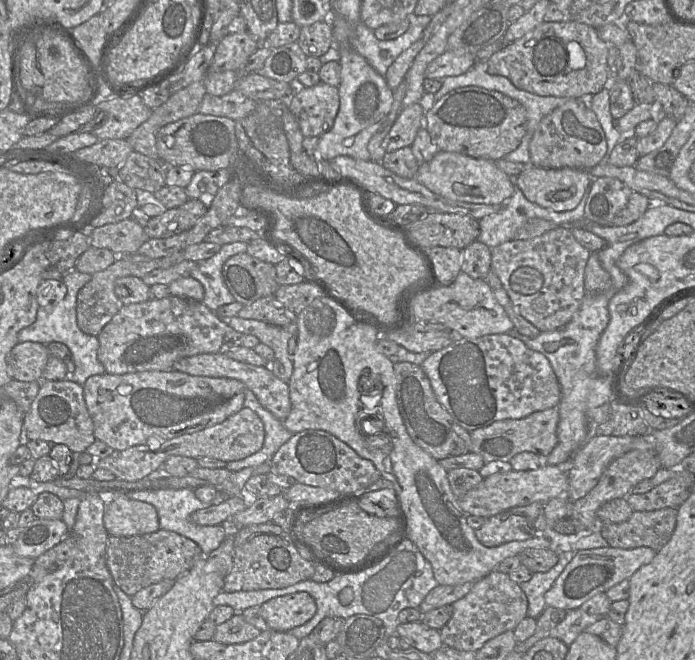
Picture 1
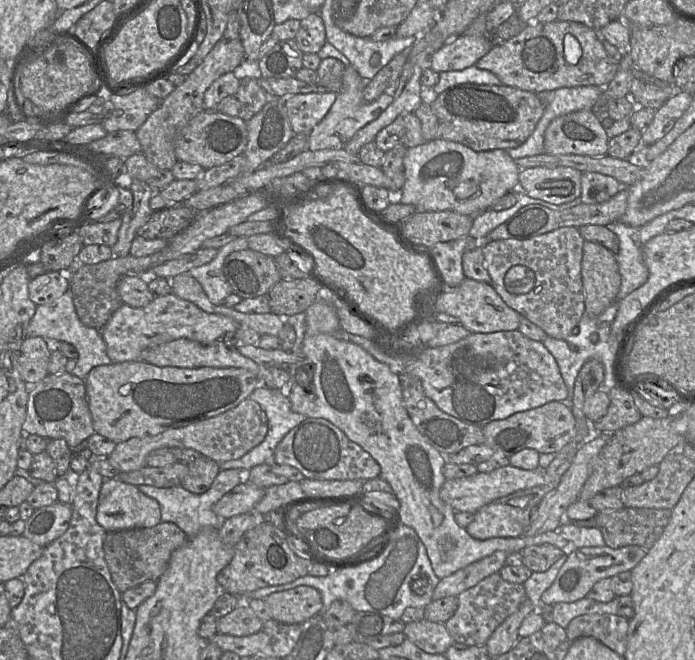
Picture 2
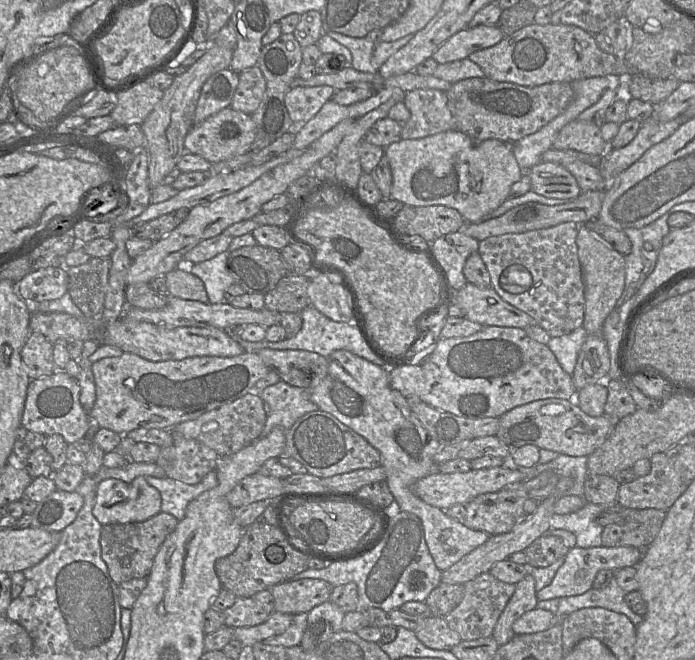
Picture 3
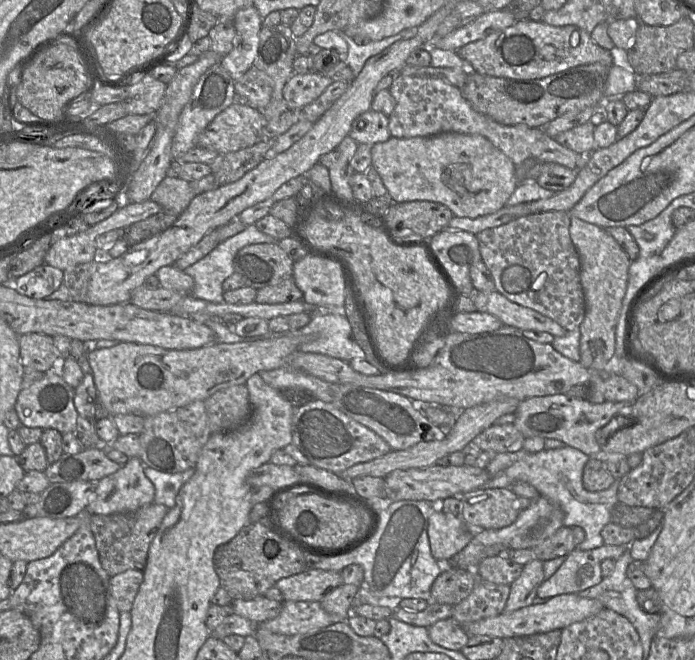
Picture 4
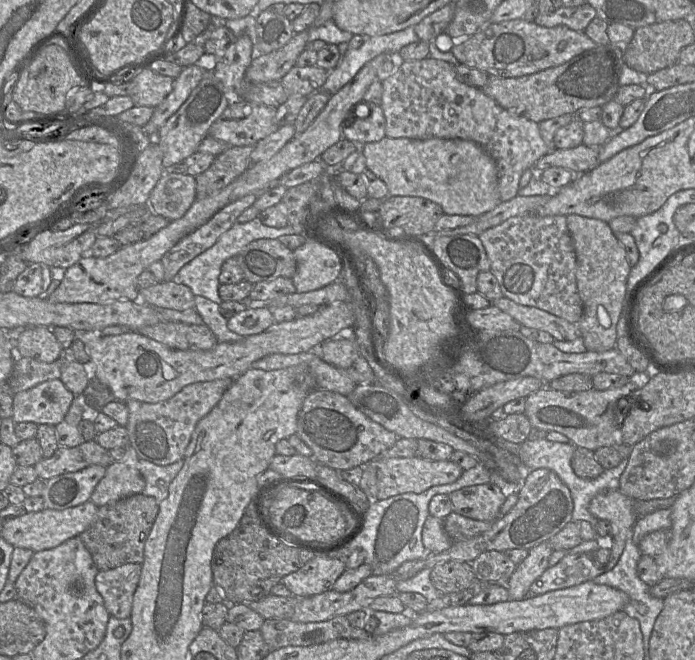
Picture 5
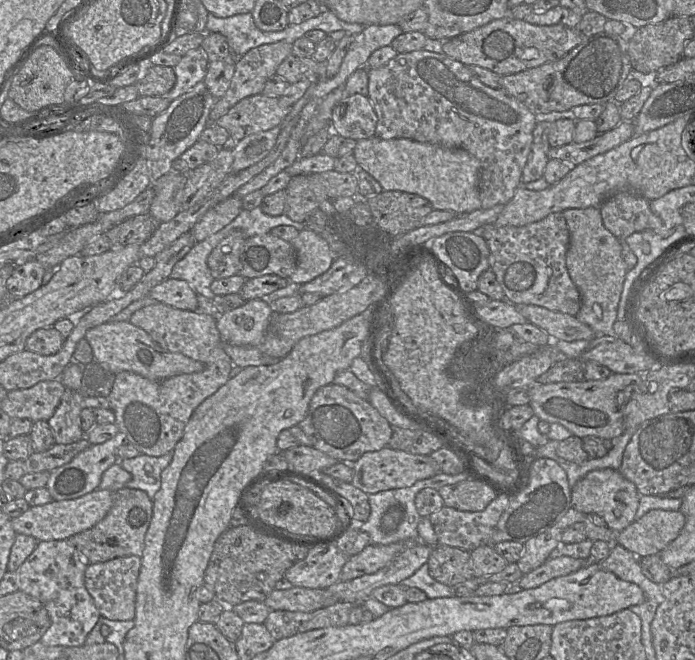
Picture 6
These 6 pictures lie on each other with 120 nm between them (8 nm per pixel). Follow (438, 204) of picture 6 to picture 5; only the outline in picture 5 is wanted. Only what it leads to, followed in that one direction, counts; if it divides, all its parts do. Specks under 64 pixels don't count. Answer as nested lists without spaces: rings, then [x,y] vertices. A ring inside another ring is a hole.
[[[384,137],[361,146],[367,169],[387,186],[390,196],[422,197],[439,204],[448,215],[479,217],[501,203],[498,170],[477,143],[463,139],[427,140]]]

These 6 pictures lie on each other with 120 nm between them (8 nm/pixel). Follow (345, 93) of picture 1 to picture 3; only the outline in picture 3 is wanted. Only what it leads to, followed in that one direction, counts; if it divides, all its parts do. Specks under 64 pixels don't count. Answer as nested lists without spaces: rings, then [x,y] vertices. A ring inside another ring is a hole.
[[[383,88],[375,91],[370,98],[350,106],[342,106],[329,100],[311,120],[299,129],[295,135],[293,148],[306,150],[314,141],[342,120],[356,120],[364,116],[388,101],[393,93],[394,88]]]

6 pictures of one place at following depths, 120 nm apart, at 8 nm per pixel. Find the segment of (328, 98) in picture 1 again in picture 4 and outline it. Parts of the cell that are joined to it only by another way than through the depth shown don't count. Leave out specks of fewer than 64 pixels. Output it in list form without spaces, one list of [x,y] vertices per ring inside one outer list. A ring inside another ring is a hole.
[[[318,71],[308,74],[294,73],[283,87],[288,109],[299,111],[317,99],[333,81]]]

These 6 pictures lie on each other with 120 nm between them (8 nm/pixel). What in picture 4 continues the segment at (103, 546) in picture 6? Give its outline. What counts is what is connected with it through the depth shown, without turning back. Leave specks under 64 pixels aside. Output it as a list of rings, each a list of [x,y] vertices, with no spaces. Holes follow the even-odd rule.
[[[153,502],[134,512],[92,515],[91,531],[100,563],[110,577],[127,570],[144,570],[150,544],[168,511],[166,506]]]

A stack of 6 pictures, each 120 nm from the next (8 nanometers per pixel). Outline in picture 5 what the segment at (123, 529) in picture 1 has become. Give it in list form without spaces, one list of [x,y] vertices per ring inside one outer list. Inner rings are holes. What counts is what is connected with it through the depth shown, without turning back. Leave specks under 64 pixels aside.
[[[130,445],[122,461],[113,461],[94,489],[90,500],[99,508],[135,494],[143,494],[145,480],[137,468],[139,457]]]

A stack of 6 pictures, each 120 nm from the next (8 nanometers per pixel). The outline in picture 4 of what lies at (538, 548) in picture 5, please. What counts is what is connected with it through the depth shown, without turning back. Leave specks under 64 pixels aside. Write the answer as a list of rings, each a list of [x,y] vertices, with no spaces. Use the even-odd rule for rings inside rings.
[[[534,558],[523,566],[520,576],[509,585],[510,593],[503,613],[511,613],[532,605],[543,581],[543,561]]]

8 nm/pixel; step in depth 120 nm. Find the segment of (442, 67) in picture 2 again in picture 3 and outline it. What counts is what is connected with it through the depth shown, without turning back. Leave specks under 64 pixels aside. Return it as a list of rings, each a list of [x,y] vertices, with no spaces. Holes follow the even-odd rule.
[[[478,25],[465,28],[443,43],[432,55],[438,64],[468,58],[470,54],[492,47],[504,38],[497,25]]]

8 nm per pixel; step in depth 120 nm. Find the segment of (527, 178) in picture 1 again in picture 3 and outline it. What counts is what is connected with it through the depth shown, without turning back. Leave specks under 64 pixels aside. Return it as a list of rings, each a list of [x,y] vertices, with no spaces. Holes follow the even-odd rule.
[[[541,161],[525,172],[530,177],[531,190],[545,197],[574,199],[582,193],[575,177],[561,164]]]

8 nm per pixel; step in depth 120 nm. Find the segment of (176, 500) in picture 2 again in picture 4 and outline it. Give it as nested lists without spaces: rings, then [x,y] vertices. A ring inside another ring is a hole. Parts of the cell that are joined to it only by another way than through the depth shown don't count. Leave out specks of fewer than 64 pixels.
[[[144,467],[146,477],[155,488],[154,502],[171,509],[176,504],[176,497],[181,487],[193,476],[195,468],[180,473],[166,473],[151,467]]]

